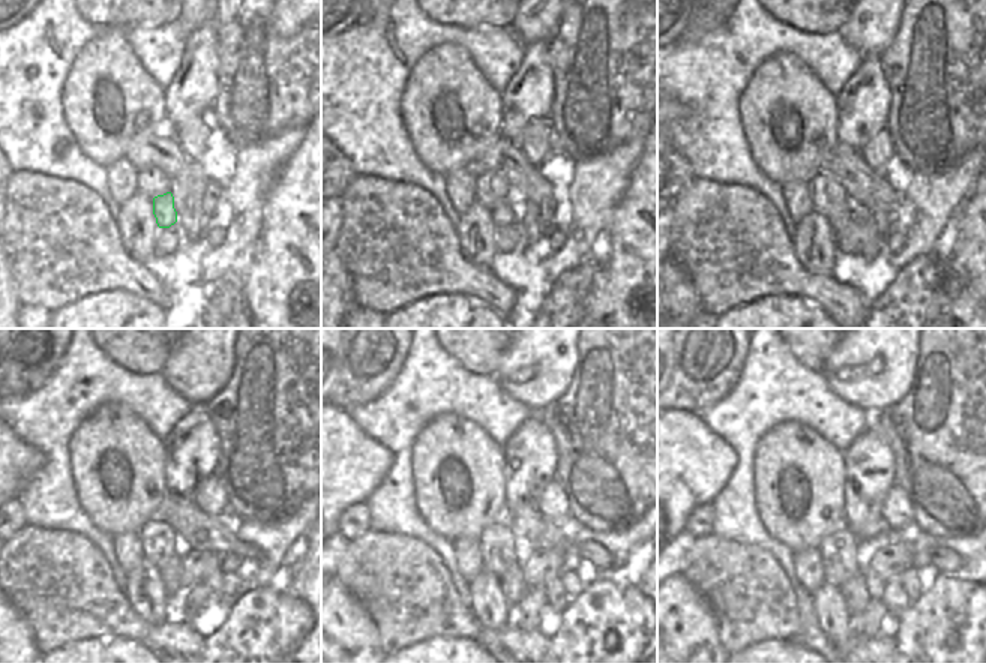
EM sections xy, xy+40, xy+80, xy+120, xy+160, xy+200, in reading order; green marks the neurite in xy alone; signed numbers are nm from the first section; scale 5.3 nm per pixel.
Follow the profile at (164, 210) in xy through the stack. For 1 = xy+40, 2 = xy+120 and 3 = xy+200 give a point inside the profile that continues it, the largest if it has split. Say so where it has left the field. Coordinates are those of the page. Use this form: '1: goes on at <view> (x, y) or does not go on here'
1: goes on at xy+40 (502, 213)
2: goes on at xy+120 (170, 570)
3: goes on at xy+200 (853, 591)

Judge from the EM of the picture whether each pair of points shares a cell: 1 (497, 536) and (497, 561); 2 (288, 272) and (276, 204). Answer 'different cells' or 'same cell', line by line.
1: same cell
2: same cell

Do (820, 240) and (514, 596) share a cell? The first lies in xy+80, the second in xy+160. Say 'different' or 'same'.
different

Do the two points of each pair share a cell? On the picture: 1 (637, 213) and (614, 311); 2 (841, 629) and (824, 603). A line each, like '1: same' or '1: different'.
1: same
2: same

